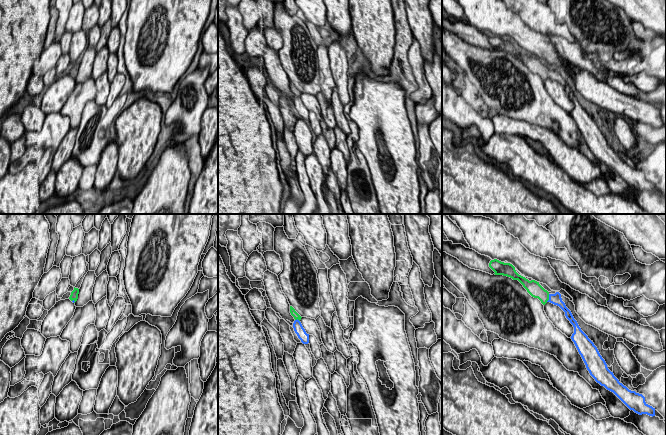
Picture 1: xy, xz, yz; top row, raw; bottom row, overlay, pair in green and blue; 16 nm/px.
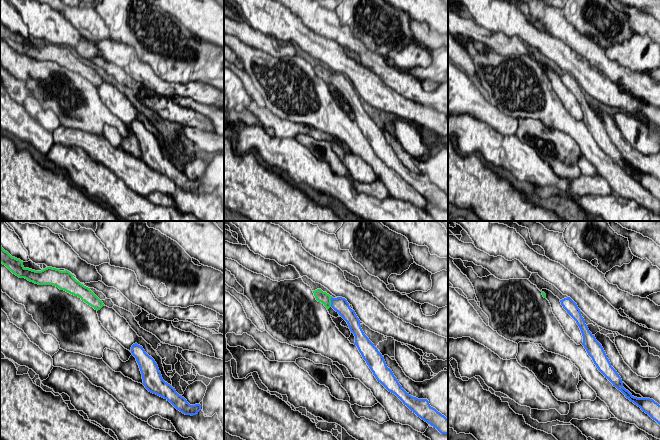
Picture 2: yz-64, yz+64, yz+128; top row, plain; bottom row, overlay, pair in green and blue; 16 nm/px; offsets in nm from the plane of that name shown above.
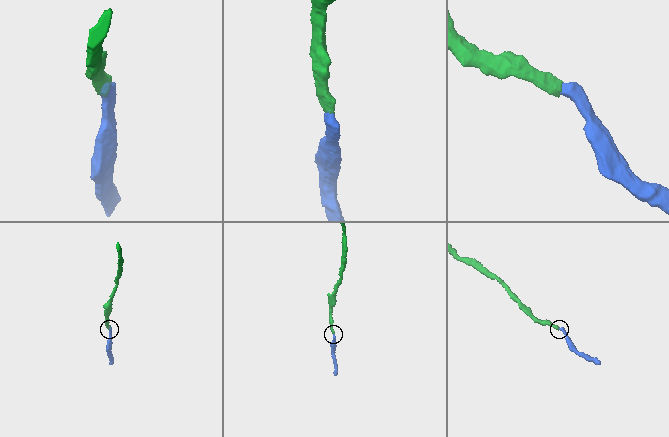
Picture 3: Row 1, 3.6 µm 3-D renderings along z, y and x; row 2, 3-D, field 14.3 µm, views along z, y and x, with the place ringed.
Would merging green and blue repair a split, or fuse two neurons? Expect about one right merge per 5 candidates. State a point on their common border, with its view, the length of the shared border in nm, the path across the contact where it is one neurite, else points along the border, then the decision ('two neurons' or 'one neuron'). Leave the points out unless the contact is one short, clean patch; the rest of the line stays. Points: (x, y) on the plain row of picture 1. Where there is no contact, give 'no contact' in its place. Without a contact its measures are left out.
contact yz (548, 74); length 140 nm; way yz (535, 66), (548, 74), (555, 75); one neuron

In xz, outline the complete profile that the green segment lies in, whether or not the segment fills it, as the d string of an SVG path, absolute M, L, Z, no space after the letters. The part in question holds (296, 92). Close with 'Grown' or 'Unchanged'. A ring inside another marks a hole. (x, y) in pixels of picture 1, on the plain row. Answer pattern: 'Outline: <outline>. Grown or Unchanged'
Outline: M290 82L290 89L295 95L293 99L295 109L297 110L298 114L301 116L303 120L308 120L309 110L306 109L305 105L303 104L300 98L302 93L295 87L295 85L292 82Z. Grown

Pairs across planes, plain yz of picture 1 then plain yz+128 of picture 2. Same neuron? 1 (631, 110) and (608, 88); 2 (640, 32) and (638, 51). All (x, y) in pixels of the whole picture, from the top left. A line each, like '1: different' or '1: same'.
1: same
2: different

